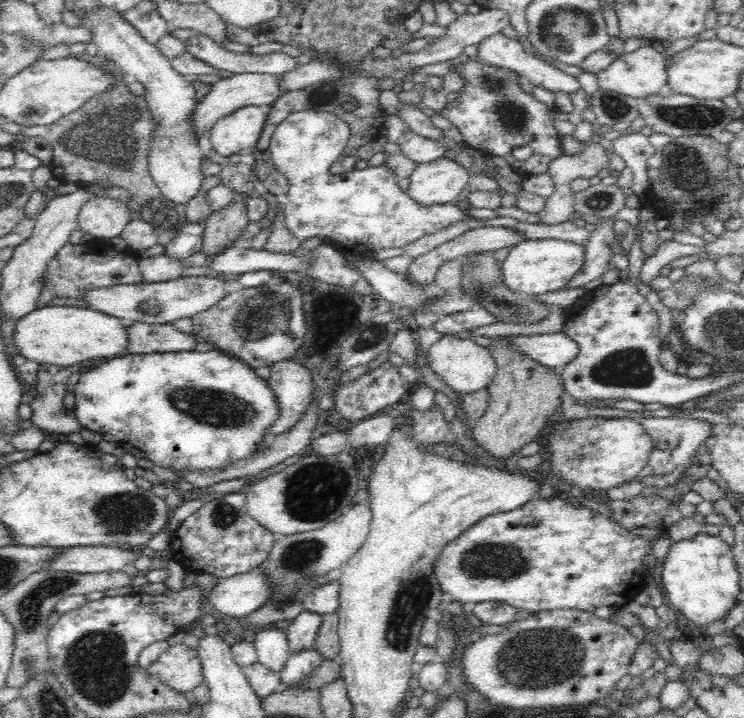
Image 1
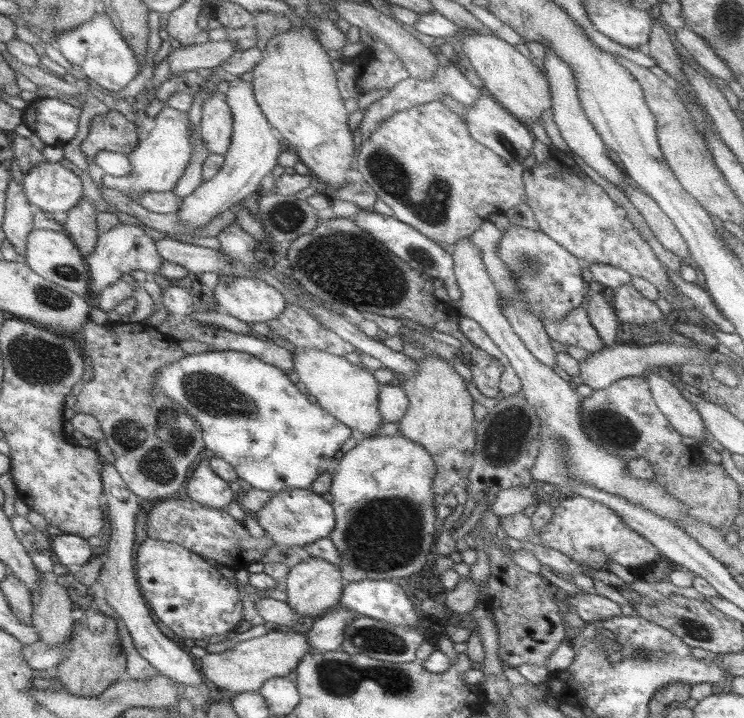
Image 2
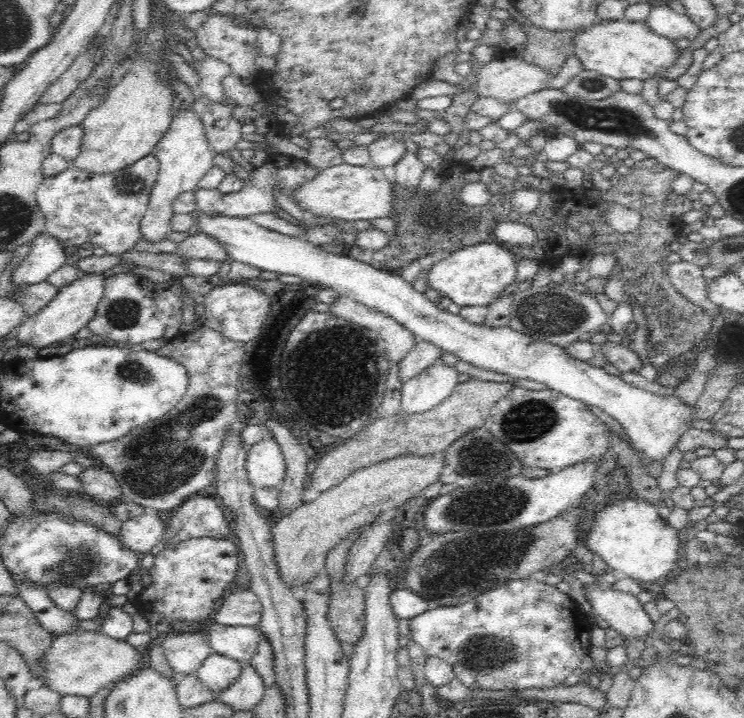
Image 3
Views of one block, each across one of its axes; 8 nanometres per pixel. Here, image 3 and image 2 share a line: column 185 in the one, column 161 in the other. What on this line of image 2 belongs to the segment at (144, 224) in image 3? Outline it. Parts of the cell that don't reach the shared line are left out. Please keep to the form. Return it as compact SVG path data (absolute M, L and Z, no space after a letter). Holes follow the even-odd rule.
M164 108L154 119L156 124L148 134L144 134L140 143L130 151L130 173L114 177L103 175L102 183L105 188L117 190L125 196L140 194L140 192L168 192L172 191L176 182L180 180L186 165L192 159L192 139L196 135L189 126L186 113L180 113L172 108Z

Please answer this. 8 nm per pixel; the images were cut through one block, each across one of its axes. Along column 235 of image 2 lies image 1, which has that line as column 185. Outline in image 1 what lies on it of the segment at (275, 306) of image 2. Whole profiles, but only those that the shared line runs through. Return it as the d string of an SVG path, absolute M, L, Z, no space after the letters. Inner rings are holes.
M208 276L180 277L168 282L126 283L109 287L94 287L88 289L81 299L88 308L119 318L126 324L146 322L154 324L172 323L178 318L192 318L221 301L229 295L224 278Z

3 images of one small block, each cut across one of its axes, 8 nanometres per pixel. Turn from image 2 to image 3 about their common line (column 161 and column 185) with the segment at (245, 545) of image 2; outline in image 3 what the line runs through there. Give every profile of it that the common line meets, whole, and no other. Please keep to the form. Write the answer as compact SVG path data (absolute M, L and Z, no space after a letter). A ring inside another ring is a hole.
M190 497L166 522L164 539L176 545L192 538L233 540L233 529L224 518L223 506L209 497Z

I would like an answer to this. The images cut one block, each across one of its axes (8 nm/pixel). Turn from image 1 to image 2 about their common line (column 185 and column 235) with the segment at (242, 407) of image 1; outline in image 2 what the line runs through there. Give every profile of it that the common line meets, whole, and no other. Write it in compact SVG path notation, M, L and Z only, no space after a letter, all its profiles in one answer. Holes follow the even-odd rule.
M207 351L198 354L186 354L184 357L178 359L178 361L170 363L170 365L166 365L156 371L156 375L154 375L154 392L162 392L164 396L168 396L170 400L174 400L174 402L180 404L181 408L186 410L191 418L196 419L196 422L200 424L205 448L212 450L215 457L225 460L227 464L230 464L237 473L238 478L242 478L244 482L247 482L254 489L265 490L273 494L288 489L311 489L311 485L320 474L324 474L327 470L333 468L335 454L340 450L342 444L352 436L352 430L349 426L336 420L336 418L328 414L328 411L318 406L318 404L310 402L308 396L300 392L298 387L290 381L288 375L283 370L262 362L260 359L254 358L251 354L244 352Z

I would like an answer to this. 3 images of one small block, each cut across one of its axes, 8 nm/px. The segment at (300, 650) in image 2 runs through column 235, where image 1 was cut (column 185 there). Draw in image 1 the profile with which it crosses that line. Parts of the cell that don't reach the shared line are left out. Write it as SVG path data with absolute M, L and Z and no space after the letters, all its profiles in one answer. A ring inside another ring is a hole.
M181 642L170 645L145 671L179 693L190 694L203 683L202 663L197 649Z

